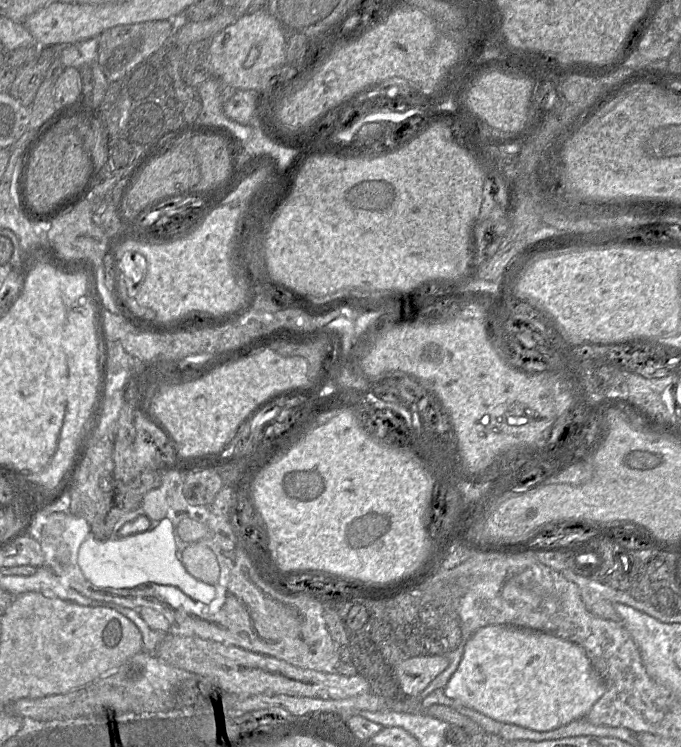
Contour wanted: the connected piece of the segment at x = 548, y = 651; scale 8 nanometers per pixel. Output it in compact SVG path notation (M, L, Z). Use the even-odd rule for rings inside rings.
M515 623L487 625L468 639L462 659L444 687L445 695L502 723L535 731L550 731L585 718L605 693L606 687L586 651L578 644L550 635L533 632Z

